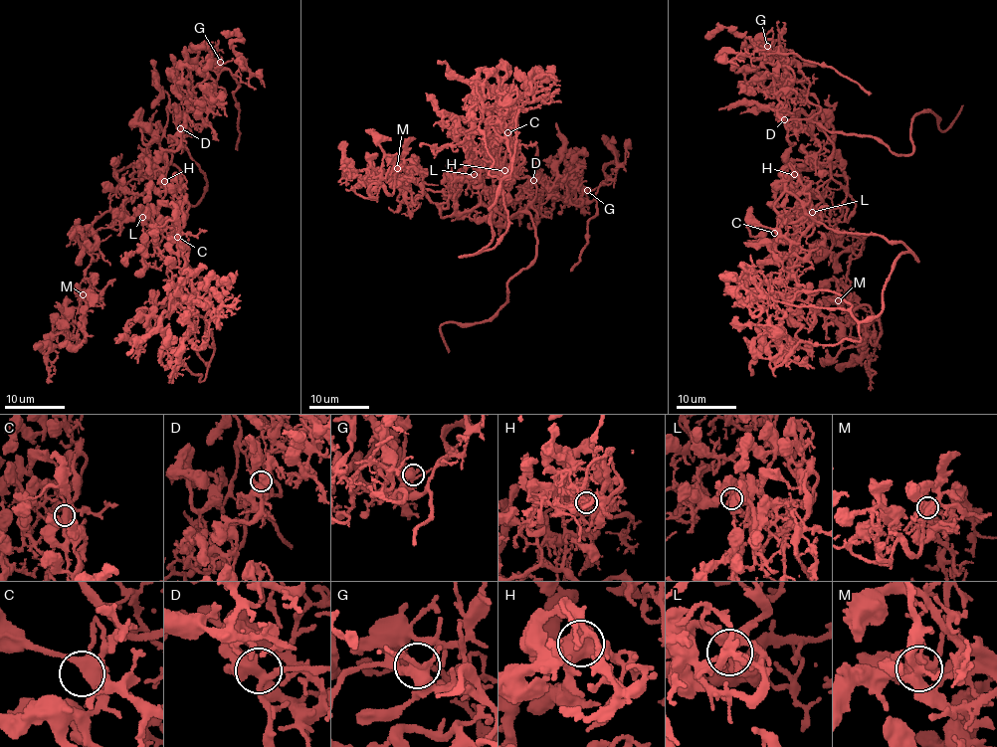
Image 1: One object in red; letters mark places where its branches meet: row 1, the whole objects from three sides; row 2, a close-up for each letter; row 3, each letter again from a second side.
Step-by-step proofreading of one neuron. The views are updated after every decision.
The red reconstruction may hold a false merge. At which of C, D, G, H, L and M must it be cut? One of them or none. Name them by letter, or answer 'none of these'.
none of these

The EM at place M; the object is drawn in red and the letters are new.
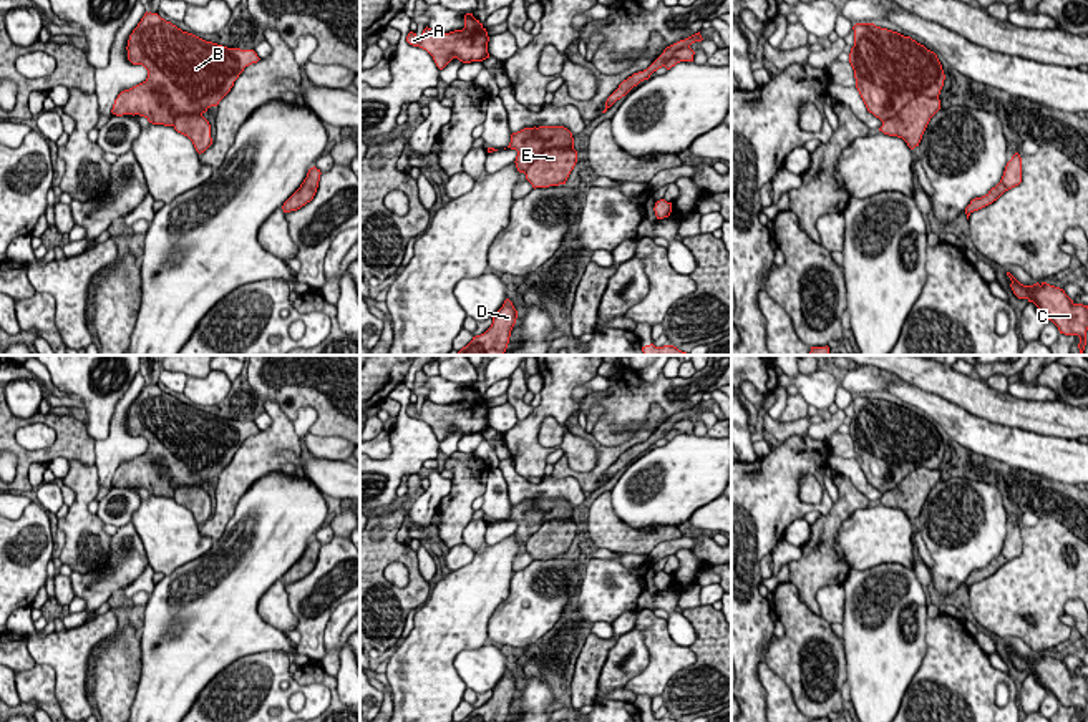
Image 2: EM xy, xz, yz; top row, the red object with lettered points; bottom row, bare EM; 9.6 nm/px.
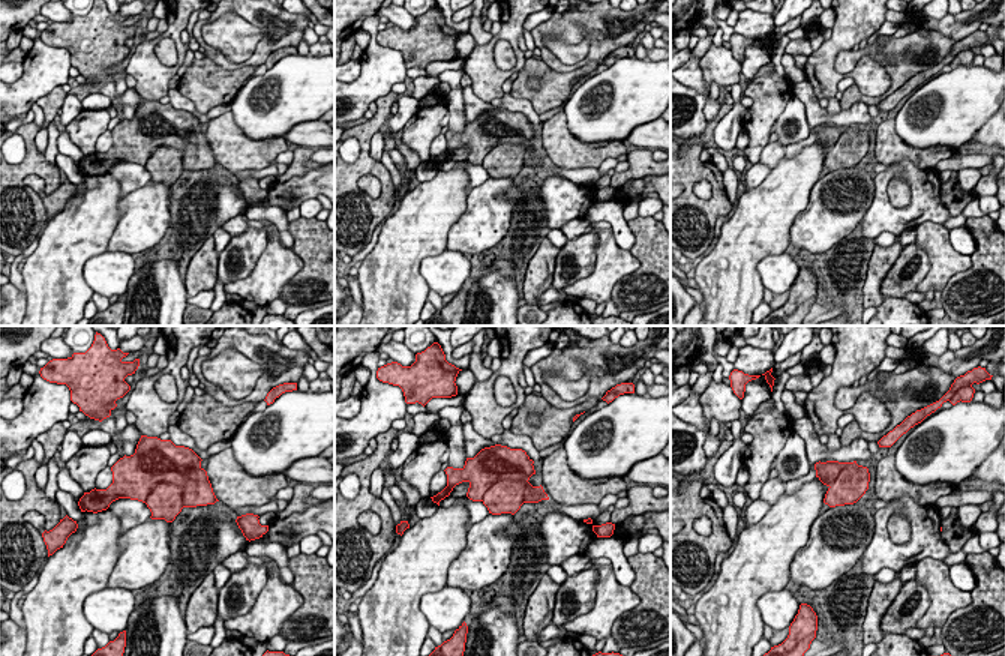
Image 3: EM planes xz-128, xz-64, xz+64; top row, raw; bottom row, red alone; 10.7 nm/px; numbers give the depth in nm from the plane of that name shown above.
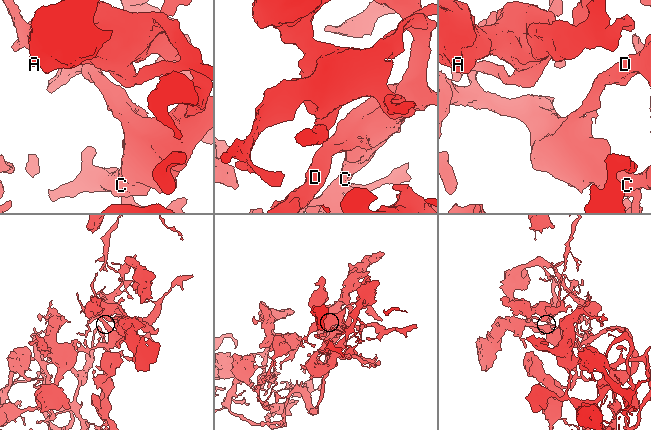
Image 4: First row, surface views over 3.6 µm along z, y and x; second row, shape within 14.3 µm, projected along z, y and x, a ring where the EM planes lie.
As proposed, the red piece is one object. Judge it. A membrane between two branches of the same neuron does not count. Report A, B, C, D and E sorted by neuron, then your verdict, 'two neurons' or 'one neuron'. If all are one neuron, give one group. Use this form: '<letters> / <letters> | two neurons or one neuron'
A B C D E | one neuron

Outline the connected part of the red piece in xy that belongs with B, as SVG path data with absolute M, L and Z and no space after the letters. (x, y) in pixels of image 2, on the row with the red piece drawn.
M151 12L144 13L129 35L126 50L133 65L143 65L148 70L148 78L121 91L111 113L116 116L139 115L153 124L172 126L192 141L199 154L212 144L211 124L202 115L219 105L245 66L260 60L254 50L206 41Z

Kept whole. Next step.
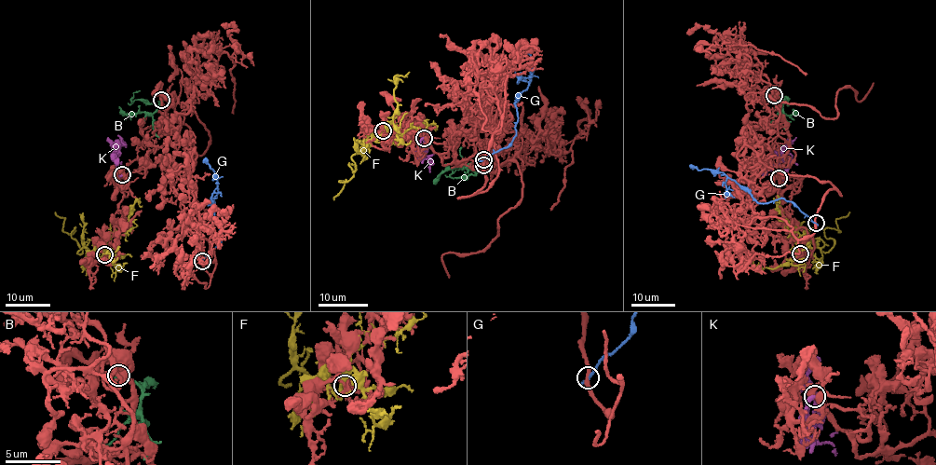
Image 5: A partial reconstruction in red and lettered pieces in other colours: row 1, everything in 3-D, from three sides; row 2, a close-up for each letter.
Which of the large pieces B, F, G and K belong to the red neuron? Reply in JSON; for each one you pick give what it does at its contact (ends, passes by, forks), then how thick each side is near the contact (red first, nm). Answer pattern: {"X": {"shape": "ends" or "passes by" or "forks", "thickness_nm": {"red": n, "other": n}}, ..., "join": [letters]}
{"K": {"shape": "ends", "thickness_nm": {"red": 360, "other": 240}}, "join": ["K"]}

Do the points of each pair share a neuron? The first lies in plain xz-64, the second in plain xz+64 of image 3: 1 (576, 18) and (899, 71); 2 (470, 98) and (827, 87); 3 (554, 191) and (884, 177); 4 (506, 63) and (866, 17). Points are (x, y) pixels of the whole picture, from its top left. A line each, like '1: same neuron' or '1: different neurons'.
1: different neurons
2: different neurons
3: same neuron
4: different neurons

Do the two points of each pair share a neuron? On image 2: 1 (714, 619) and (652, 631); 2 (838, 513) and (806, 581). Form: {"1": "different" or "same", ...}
{"1": "different", "2": "same"}

